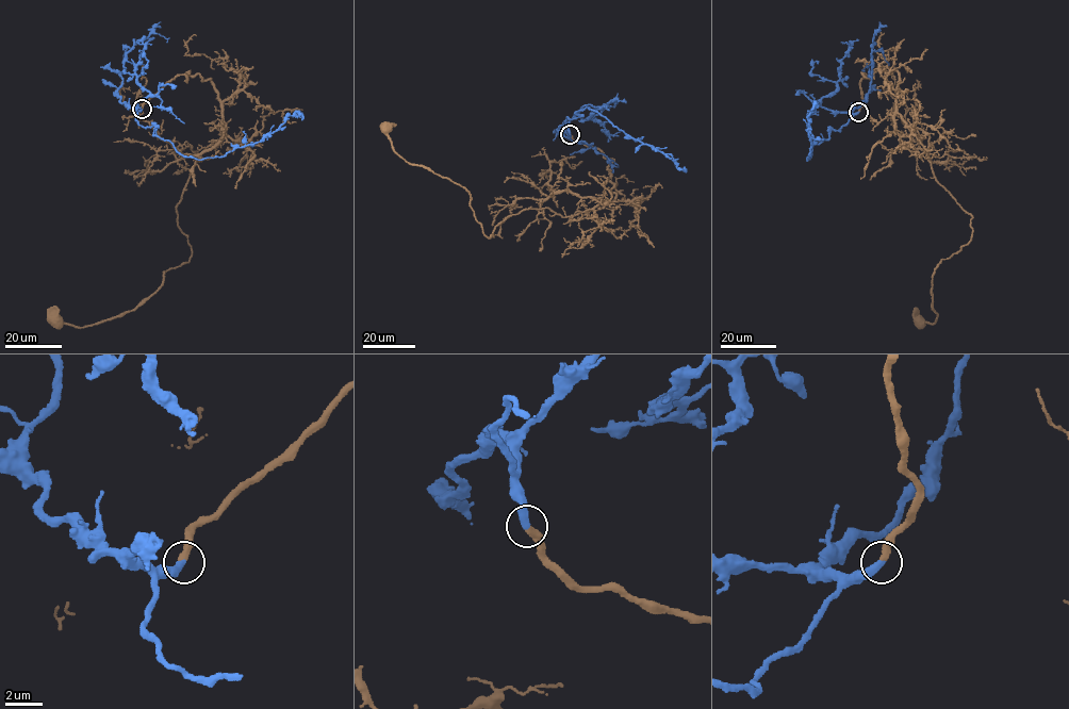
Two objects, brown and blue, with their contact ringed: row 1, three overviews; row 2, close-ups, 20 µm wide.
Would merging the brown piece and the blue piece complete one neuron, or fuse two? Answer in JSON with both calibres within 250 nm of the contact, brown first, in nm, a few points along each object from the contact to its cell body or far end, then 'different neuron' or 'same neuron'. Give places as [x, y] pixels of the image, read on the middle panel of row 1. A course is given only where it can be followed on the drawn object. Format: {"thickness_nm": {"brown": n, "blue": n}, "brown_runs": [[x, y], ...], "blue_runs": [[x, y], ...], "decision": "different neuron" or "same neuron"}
{"thickness_nm": {"brown": 400, "blue": 400}, "brown_runs": [[570, 134], [612, 159], [613, 200], [566, 216], [525, 209], [489, 237], [469, 192], [409, 163], [387, 127]], "blue_runs": [[570, 134], [568, 117], [576, 118], [575, 112], [589, 108], [684, 167]], "decision": "same neuron"}

